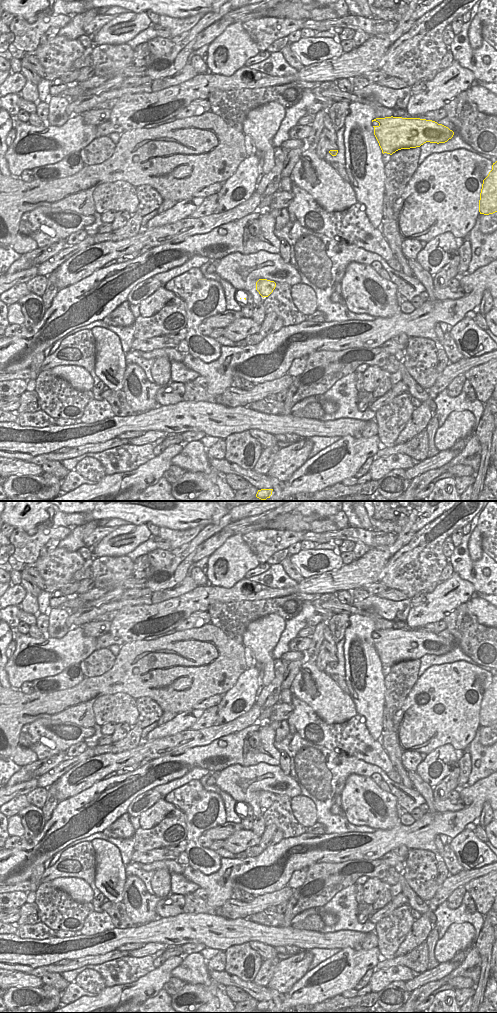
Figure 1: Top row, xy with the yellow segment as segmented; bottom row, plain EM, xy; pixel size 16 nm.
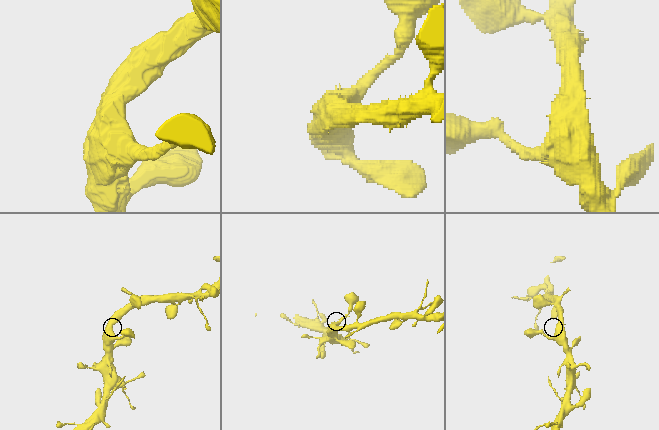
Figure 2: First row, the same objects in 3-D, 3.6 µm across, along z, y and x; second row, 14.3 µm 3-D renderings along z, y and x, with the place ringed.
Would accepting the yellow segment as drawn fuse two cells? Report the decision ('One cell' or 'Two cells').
One cell.

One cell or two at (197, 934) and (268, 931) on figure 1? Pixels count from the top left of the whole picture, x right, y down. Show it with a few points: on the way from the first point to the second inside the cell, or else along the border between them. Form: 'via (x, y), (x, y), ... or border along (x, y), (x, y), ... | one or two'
via (215, 935), (219, 936), (226, 932), (250, 932) | one

